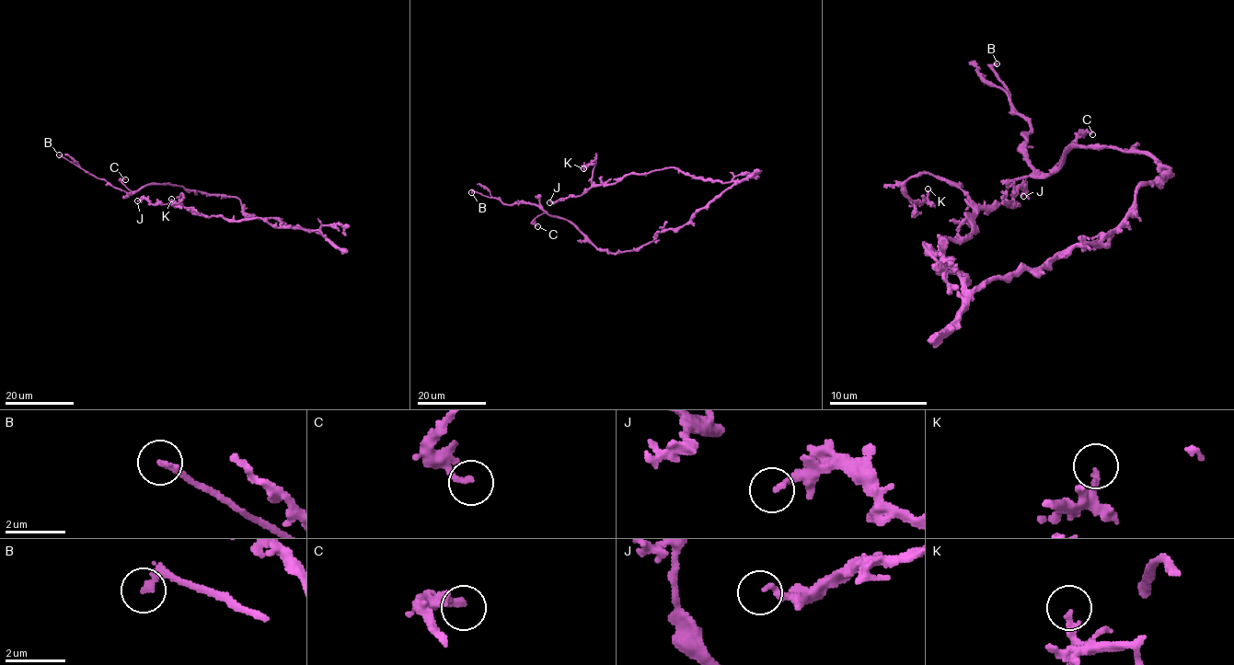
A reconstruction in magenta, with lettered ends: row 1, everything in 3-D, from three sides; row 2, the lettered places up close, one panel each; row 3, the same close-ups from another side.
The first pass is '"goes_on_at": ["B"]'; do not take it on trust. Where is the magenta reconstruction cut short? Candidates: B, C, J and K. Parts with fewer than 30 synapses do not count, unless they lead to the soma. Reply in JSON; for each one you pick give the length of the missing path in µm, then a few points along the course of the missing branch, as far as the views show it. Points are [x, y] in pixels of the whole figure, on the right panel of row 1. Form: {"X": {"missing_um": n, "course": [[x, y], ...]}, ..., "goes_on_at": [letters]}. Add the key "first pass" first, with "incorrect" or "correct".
{"first pass": "correct", "B": {"missing_um": 9, "course": [[997, 63], [989, 63], [970, 46], [933, 27]]}, "goes_on_at": ["B"]}

